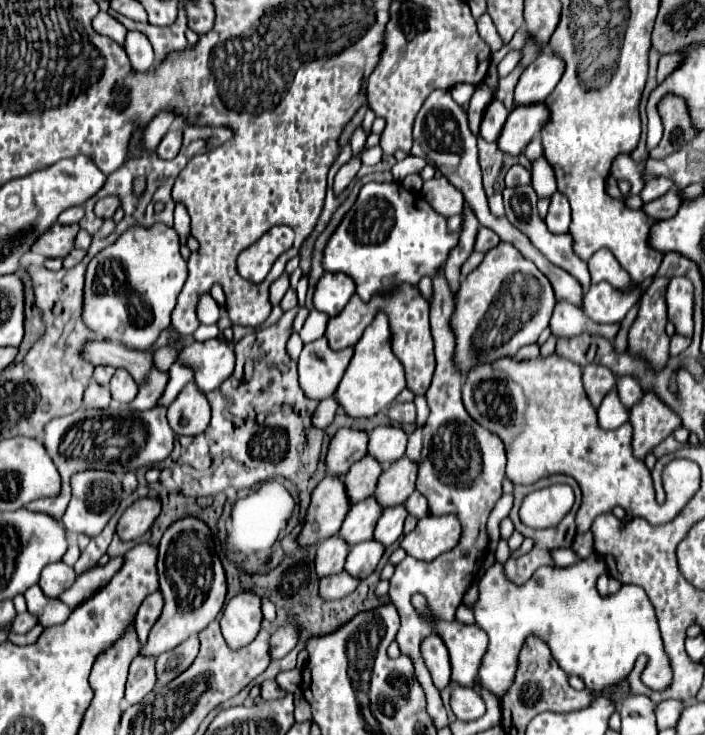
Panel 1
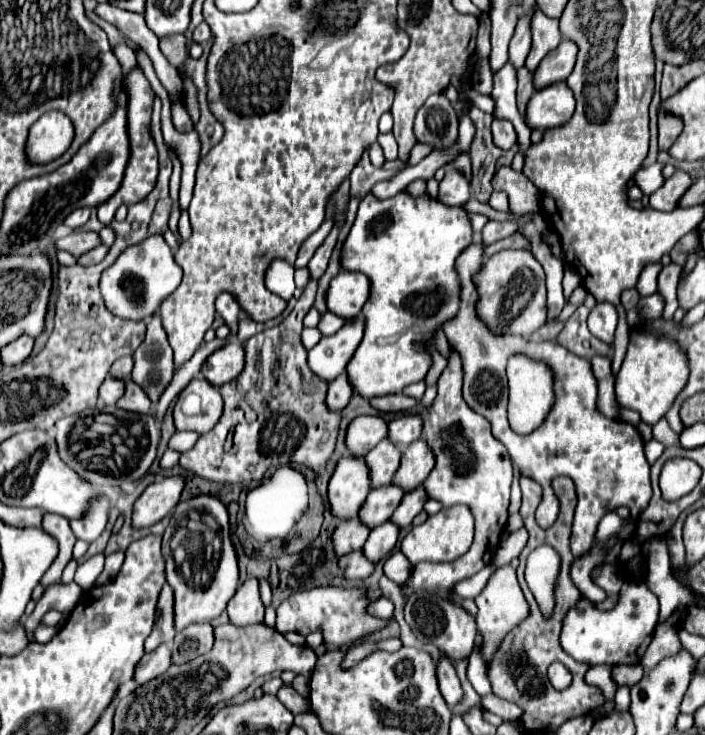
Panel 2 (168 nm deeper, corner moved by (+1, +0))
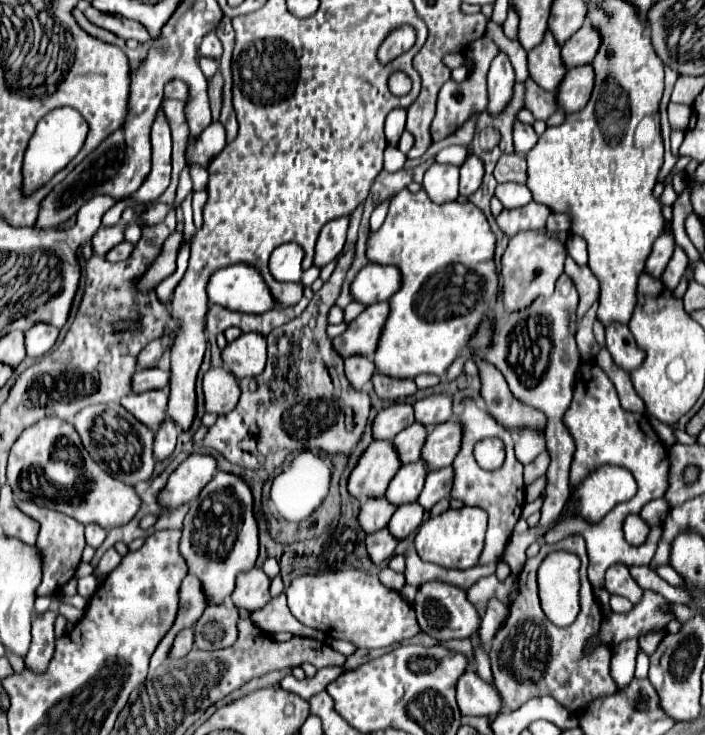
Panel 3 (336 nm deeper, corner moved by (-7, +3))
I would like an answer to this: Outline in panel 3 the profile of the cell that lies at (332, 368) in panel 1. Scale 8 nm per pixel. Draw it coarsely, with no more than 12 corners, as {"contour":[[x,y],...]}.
{"contour":[[368,305],[336,337],[342,355],[374,359],[390,305]]}

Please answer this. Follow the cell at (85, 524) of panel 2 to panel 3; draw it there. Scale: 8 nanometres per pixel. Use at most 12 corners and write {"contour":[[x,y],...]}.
{"contour":[[98,525],[86,527],[86,543],[98,549],[106,531]]}

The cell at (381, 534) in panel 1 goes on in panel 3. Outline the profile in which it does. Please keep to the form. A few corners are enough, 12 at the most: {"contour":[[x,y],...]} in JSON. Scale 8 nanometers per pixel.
{"contour":[[452,467],[434,469],[418,503],[430,511],[452,491]]}

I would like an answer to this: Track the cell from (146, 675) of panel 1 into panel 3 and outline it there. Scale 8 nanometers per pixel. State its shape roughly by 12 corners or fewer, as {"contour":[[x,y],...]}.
{"contour":[[194,629],[178,633],[170,657],[182,659],[194,645]]}

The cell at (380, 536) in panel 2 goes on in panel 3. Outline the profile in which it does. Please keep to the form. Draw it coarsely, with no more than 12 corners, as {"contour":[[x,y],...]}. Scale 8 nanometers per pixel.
{"contour":[[420,503],[400,505],[388,529],[396,539],[408,537],[422,523]]}

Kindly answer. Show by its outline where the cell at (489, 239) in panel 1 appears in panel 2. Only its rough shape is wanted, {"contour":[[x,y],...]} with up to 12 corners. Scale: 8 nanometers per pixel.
{"contour":[[488,222],[482,230],[484,246],[516,232],[514,222]]}

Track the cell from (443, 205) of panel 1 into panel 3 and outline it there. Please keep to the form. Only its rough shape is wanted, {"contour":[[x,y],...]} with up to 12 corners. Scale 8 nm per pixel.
{"contour":[[470,155],[460,167],[460,195],[472,195],[484,177],[484,161]]}

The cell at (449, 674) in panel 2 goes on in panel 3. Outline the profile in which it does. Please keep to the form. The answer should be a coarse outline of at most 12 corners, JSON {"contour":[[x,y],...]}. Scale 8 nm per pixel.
{"contour":[[468,669],[458,681],[462,715],[492,717],[502,697]]}

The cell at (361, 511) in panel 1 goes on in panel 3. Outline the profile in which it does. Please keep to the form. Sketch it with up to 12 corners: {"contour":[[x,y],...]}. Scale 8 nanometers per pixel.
{"contour":[[402,465],[386,491],[396,505],[416,501],[428,465]]}

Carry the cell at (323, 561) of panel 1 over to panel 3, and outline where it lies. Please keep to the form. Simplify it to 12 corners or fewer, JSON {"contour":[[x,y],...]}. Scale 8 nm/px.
{"contour":[[386,497],[366,499],[360,525],[366,533],[384,529],[398,507]]}

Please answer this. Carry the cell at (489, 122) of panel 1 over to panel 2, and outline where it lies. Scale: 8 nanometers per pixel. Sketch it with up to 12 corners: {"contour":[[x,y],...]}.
{"contour":[[494,120],[492,136],[498,148],[510,150],[516,132],[510,120]]}

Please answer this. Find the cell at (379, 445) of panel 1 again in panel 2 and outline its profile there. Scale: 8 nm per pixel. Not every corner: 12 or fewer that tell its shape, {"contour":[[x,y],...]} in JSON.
{"contour":[[400,416],[388,422],[388,440],[400,448],[422,434],[420,416]]}

